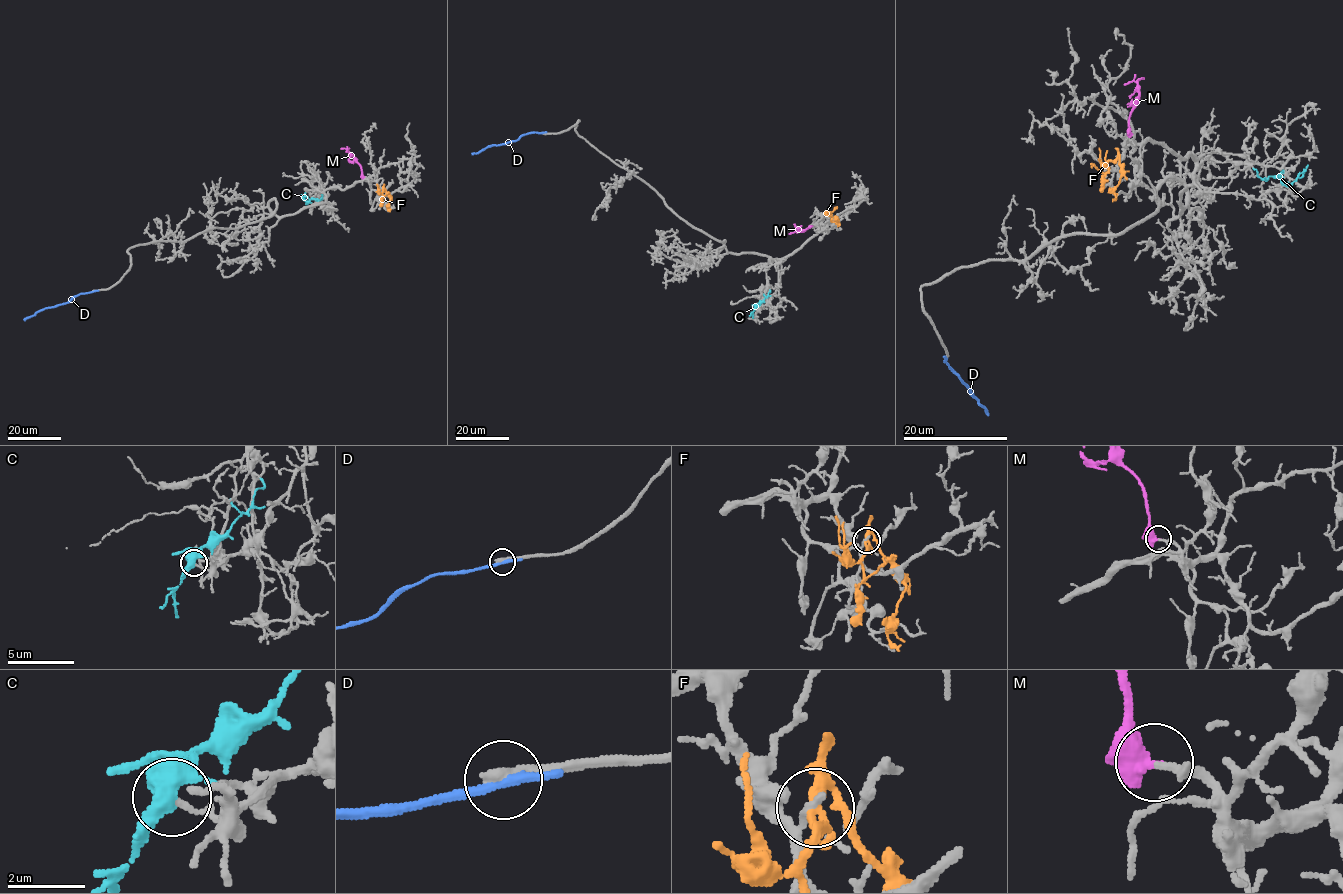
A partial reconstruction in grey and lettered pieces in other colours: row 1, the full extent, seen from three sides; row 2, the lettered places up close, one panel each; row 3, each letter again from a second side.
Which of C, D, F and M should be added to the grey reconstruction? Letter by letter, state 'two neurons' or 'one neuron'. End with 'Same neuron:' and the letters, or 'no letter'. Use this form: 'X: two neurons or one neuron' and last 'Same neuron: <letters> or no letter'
C: two neurons
D: two neurons
F: two neurons
M: one neuron
Same neuron: M

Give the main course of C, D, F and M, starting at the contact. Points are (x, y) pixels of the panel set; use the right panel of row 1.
C: (1286, 184), (1279, 178), (1262, 179), (1253, 168)
D: (946, 357), (948, 366), (988, 413)
F: (1117, 158), (1119, 158), (1120, 180), (1113, 198)
M: (1128, 133), (1130, 114), (1139, 95), (1137, 81), (1143, 79)

